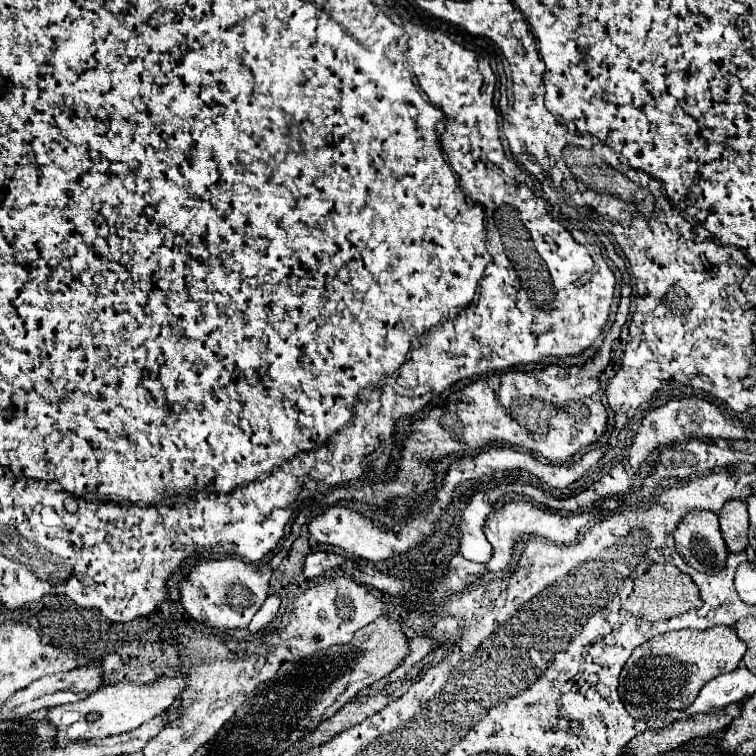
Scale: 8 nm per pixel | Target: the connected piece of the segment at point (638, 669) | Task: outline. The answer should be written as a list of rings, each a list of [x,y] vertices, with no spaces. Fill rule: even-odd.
[[[713,626],[709,630],[677,630],[677,632],[667,632],[667,634],[659,634],[657,638],[641,644],[639,648],[633,650],[633,654],[629,656],[627,664],[621,670],[621,678],[619,678],[619,696],[625,692],[631,694],[631,698],[639,698],[641,704],[643,700],[647,704],[661,704],[663,700],[667,702],[667,712],[669,710],[683,710],[687,708],[699,694],[699,690],[713,678],[731,672],[737,668],[739,660],[743,658],[747,650],[747,644],[743,640],[737,638],[737,634],[733,632],[733,628],[729,626]]]

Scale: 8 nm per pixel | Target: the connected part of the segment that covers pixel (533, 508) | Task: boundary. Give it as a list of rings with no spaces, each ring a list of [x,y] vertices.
[[[513,500],[507,502],[503,508],[493,510],[489,514],[489,520],[485,520],[485,538],[491,542],[493,546],[493,556],[487,562],[487,570],[491,572],[499,572],[509,568],[509,560],[511,560],[511,548],[515,544],[517,536],[525,536],[525,534],[535,534],[535,536],[543,536],[547,540],[553,540],[557,544],[565,544],[565,542],[573,542],[579,534],[579,530],[593,519],[593,512],[581,512],[581,514],[555,514],[539,504],[533,502],[525,502],[525,500]]]

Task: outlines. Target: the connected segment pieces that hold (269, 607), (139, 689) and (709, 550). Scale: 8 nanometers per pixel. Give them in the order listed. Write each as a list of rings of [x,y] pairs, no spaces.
[[[269,596],[265,600],[265,604],[259,608],[259,612],[253,616],[253,620],[249,624],[249,630],[251,632],[257,632],[257,630],[265,628],[275,618],[275,614],[279,610],[279,604],[281,604],[281,598],[279,596]]]
[[[175,674],[175,676],[161,676],[159,680],[151,684],[137,684],[131,680],[121,680],[107,684],[99,688],[93,696],[73,702],[73,704],[63,704],[57,708],[51,708],[47,714],[47,720],[53,722],[59,730],[57,734],[57,744],[65,746],[75,740],[89,740],[89,738],[107,738],[115,734],[125,734],[135,728],[139,728],[143,722],[163,714],[165,710],[171,708],[171,704],[179,698],[179,694],[187,688],[189,678],[185,674]]]
[[[697,510],[685,514],[685,520],[677,524],[675,546],[681,558],[699,572],[721,572],[727,560],[727,546],[719,532],[717,514],[709,510]]]

